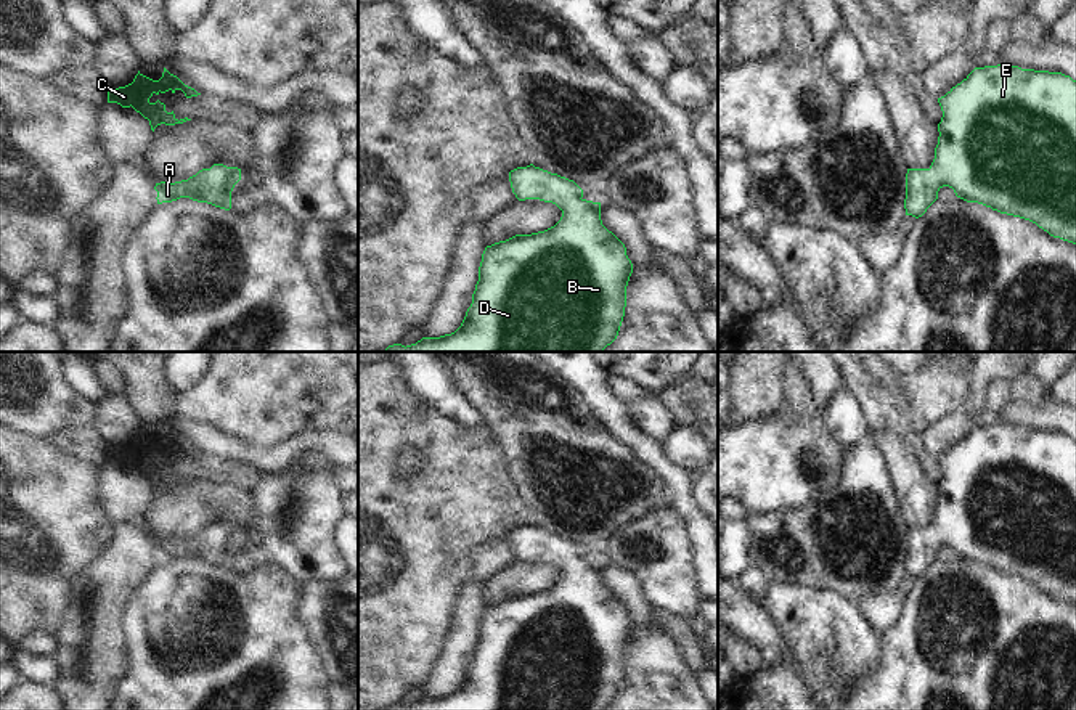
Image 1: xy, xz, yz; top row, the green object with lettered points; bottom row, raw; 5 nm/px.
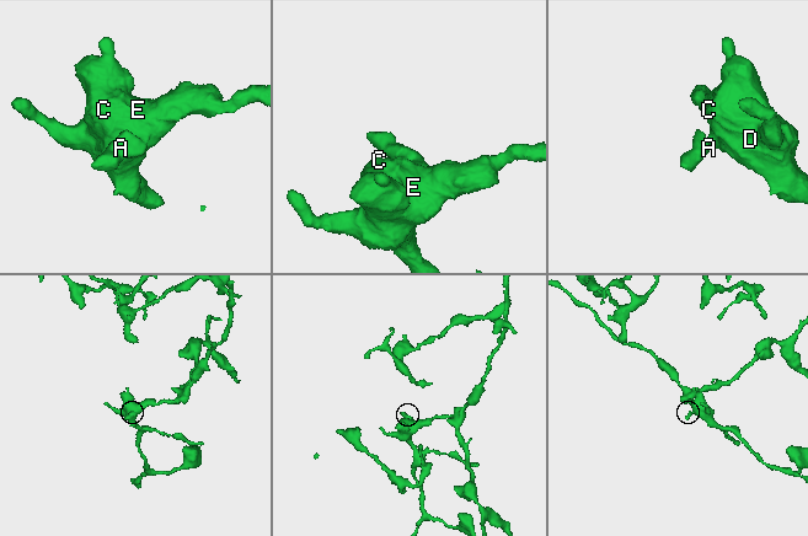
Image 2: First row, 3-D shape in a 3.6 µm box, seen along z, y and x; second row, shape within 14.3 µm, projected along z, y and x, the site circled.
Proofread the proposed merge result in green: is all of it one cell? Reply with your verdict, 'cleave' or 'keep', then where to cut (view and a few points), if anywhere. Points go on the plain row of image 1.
keep | no cut

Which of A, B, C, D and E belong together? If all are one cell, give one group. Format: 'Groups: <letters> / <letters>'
Groups: A B C D E

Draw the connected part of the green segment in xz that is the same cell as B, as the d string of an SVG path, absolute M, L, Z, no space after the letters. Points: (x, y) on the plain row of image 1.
M533 524L511 530L509 541L519 561L540 559L556 564L562 570L560 580L544 591L516 594L485 607L472 663L454 692L422 697L406 707L393 704L385 710L604 710L617 699L633 623L625 604L602 585L601 562L586 561L573 540Z

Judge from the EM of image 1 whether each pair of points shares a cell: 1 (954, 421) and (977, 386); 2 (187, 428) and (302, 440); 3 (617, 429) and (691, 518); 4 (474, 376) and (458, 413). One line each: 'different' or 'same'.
1: same
2: same
3: same
4: different

